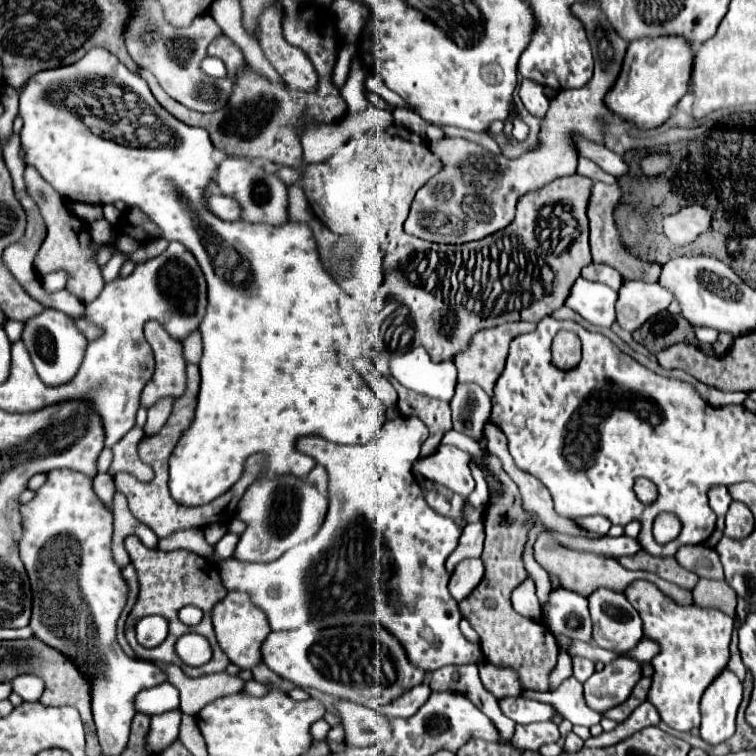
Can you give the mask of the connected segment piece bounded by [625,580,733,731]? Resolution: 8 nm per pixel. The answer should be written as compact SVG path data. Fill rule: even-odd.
M637 580L627 589L629 603L639 611L643 619L643 637L659 645L659 653L651 659L653 677L647 701L651 701L661 721L675 731L693 731L701 723L699 697L703 689L721 673L729 661L729 641L733 631L733 619L719 609L699 605L679 605L653 583Z

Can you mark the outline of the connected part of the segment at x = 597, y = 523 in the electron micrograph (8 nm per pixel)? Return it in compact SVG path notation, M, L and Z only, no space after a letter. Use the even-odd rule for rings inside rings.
M601 515L577 517L577 519L573 519L573 521L575 521L575 525L579 525L581 529L585 529L585 531L589 531L589 533L597 533L597 535L605 535L605 533L609 531L609 527L611 527L611 523L609 523L605 517L601 517Z

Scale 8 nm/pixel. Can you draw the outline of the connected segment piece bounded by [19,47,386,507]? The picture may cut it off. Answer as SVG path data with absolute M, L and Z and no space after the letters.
M91 49L81 61L75 65L67 65L61 69L49 69L49 71L39 71L35 77L27 81L27 85L19 91L19 115L25 121L21 129L21 145L25 151L25 163L33 165L41 177L67 201L89 201L93 205L99 203L115 203L123 201L127 205L137 205L141 207L163 231L163 237L167 241L179 241L183 243L197 259L205 279L207 279L207 313L205 319L199 325L199 331L203 335L203 385L197 397L197 409L195 409L195 419L191 427L183 433L183 437L177 441L171 457L169 457L169 489L171 495L177 503L181 505L205 505L213 501L215 497L223 495L233 483L239 481L243 473L243 463L251 453L267 453L269 455L269 467L267 471L271 473L295 473L297 477L309 475L309 471L315 467L315 459L309 455L303 455L295 449L295 439L301 435L319 435L327 441L333 443L343 443L343 445L363 445L381 429L386 421L386 408L381 405L377 397L373 397L371 389L367 389L367 383L361 379L361 375L351 367L343 365L341 353L339 353L339 343L345 341L345 329L343 323L337 315L337 297L341 295L339 285L331 279L331 275L323 269L317 253L317 245L313 239L313 233L307 225L297 225L297 223L285 223L283 227L271 227L271 225L247 225L243 221L235 223L225 223L219 221L217 217L211 217L205 209L205 199L203 191L209 185L211 177L215 175L215 163L213 163L213 143L209 141L209 135L201 127L189 127L183 125L181 121L175 121L151 95L147 83L137 75L131 73L115 55L111 55L105 49Z

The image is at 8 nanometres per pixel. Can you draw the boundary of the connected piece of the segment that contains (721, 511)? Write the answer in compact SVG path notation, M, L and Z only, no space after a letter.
M715 487L709 493L709 505L717 516L725 516L731 504L731 495L727 493L727 487Z

